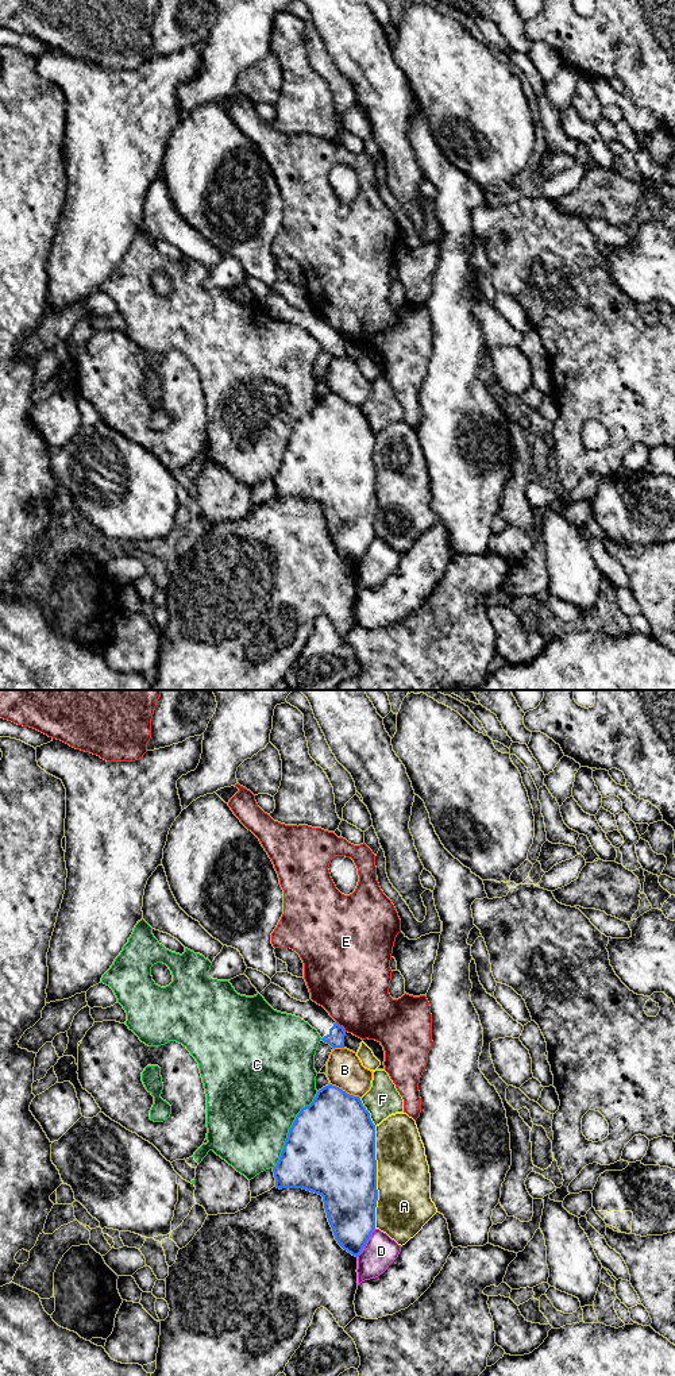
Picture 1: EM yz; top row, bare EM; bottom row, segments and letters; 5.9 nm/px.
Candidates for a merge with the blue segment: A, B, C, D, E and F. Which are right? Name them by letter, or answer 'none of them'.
none of them

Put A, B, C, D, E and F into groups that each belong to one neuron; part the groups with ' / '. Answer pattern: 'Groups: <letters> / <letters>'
Groups: A / B / C / D / E / F

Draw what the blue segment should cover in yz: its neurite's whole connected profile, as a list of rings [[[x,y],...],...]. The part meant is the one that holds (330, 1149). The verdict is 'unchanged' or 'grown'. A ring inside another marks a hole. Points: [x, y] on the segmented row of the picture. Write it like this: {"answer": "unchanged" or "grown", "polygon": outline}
{"answer": "unchanged", "polygon": [[[328,1084],[297,1114],[273,1168],[275,1187],[302,1188],[323,1196],[338,1244],[358,1257],[375,1229],[377,1160],[375,1125],[359,1096]]]}

